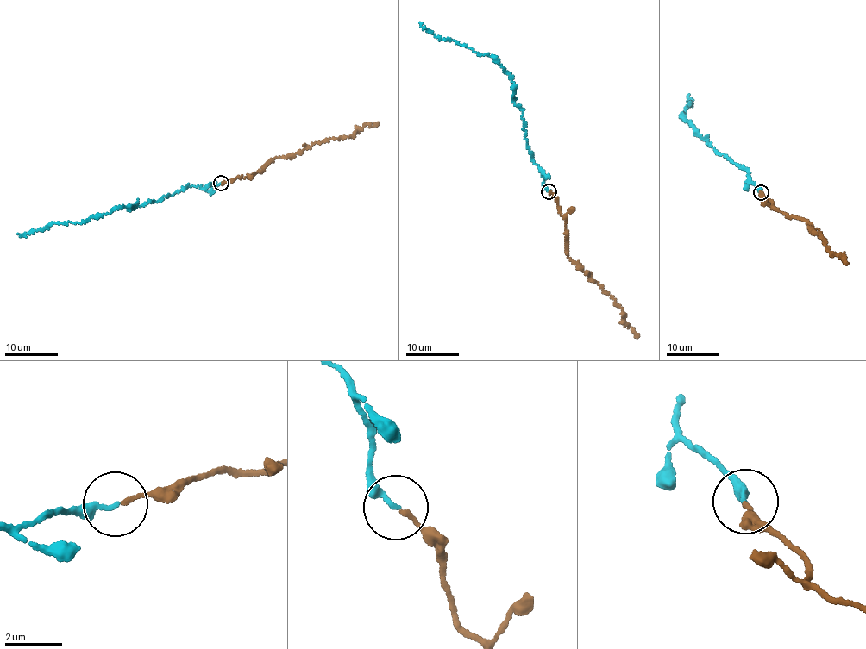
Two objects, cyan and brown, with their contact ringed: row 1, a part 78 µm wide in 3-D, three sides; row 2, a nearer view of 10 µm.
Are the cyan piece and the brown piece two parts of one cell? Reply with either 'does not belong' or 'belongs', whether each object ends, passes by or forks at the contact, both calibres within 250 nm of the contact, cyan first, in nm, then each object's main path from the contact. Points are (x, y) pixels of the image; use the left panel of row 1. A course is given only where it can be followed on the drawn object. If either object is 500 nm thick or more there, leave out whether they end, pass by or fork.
belongs; cyan ends there; brown ends there; 200 nm thick on the cyan side, 130 nm on the other; cyan runs (221, 183), (189, 186), (134, 209), (123, 208), (81, 222), (54, 222), (18, 234); brown runs (222, 184), (254, 174), (270, 159), (294, 155), (322, 140), (348, 137), (366, 124), (378, 123)

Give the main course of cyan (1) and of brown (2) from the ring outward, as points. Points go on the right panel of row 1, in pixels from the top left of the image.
1: (762, 192), (750, 183), (748, 171), (717, 153), (682, 115), (693, 103), (688, 96)
2: (761, 193), (777, 210), (810, 223), (813, 232), (823, 238), (829, 252), (843, 256), (845, 263)

